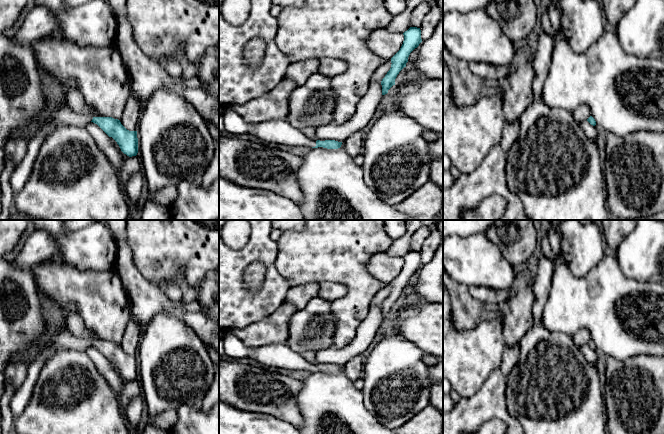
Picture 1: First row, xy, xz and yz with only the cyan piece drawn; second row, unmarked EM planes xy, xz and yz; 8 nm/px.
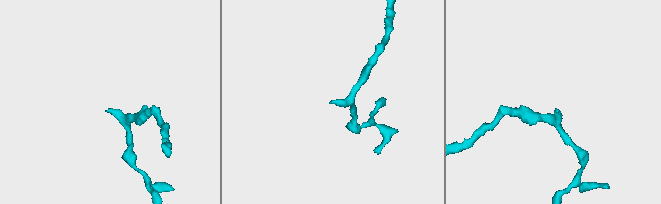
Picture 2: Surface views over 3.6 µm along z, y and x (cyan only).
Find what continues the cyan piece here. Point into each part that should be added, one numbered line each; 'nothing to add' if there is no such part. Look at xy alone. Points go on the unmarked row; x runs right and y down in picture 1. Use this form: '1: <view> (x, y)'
1: xy (63, 339)

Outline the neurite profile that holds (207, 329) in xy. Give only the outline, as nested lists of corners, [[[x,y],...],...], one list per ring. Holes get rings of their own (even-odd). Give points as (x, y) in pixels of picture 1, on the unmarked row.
[[[201,312],[184,313],[183,321],[192,328],[198,337],[219,352],[219,323]]]

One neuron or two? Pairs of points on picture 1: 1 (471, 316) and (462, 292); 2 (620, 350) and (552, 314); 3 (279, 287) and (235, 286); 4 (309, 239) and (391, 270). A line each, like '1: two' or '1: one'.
1: one
2: one
3: one
4: two

